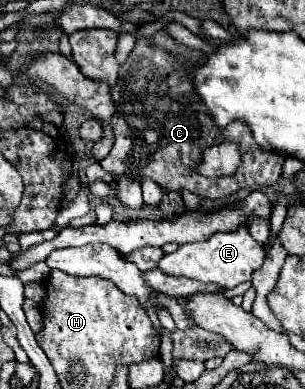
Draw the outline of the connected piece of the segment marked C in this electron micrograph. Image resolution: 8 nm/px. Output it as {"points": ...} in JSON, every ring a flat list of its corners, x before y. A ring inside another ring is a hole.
{"points":[[137,37,129,59,121,65,117,83,111,87,111,97,117,109,111,123,115,145,101,161,101,167,115,177,151,177,157,185,169,191,189,189,199,197,221,199,241,193,243,189,275,185,281,175,285,157,273,151,261,151,243,123,229,123,229,127,221,131,221,127,213,123,209,111,205,111,205,103,201,103,197,91,193,91,193,79,185,79,185,71,173,65,169,53,159,45,153,45,149,37],[223,141,235,141,241,145,241,167,231,177,201,177,195,171,195,165,201,161,203,149]]}

